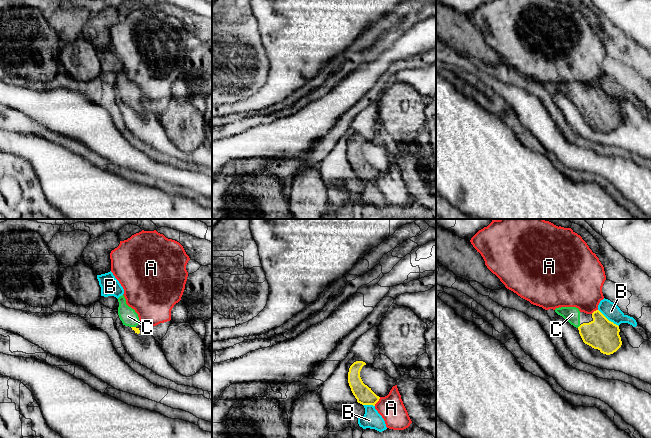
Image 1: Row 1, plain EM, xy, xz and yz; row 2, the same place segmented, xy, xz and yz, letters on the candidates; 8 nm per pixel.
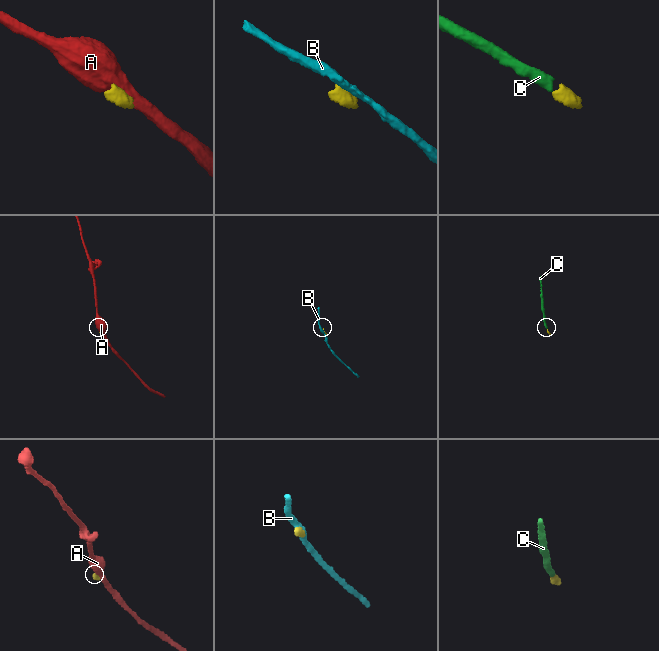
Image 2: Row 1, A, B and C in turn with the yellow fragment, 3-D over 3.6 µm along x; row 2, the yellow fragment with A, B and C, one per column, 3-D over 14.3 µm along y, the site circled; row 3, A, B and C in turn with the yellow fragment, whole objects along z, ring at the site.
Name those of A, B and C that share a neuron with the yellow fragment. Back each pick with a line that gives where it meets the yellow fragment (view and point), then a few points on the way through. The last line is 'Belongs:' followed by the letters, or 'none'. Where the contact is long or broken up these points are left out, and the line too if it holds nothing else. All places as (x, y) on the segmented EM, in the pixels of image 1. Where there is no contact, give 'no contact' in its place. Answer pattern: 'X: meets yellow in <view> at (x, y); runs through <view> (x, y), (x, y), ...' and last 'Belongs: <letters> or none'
C: meets yellow in yz at (579, 326); runs through yz (602, 334), (591, 333), (579, 326), (572, 314)
Belongs: C

